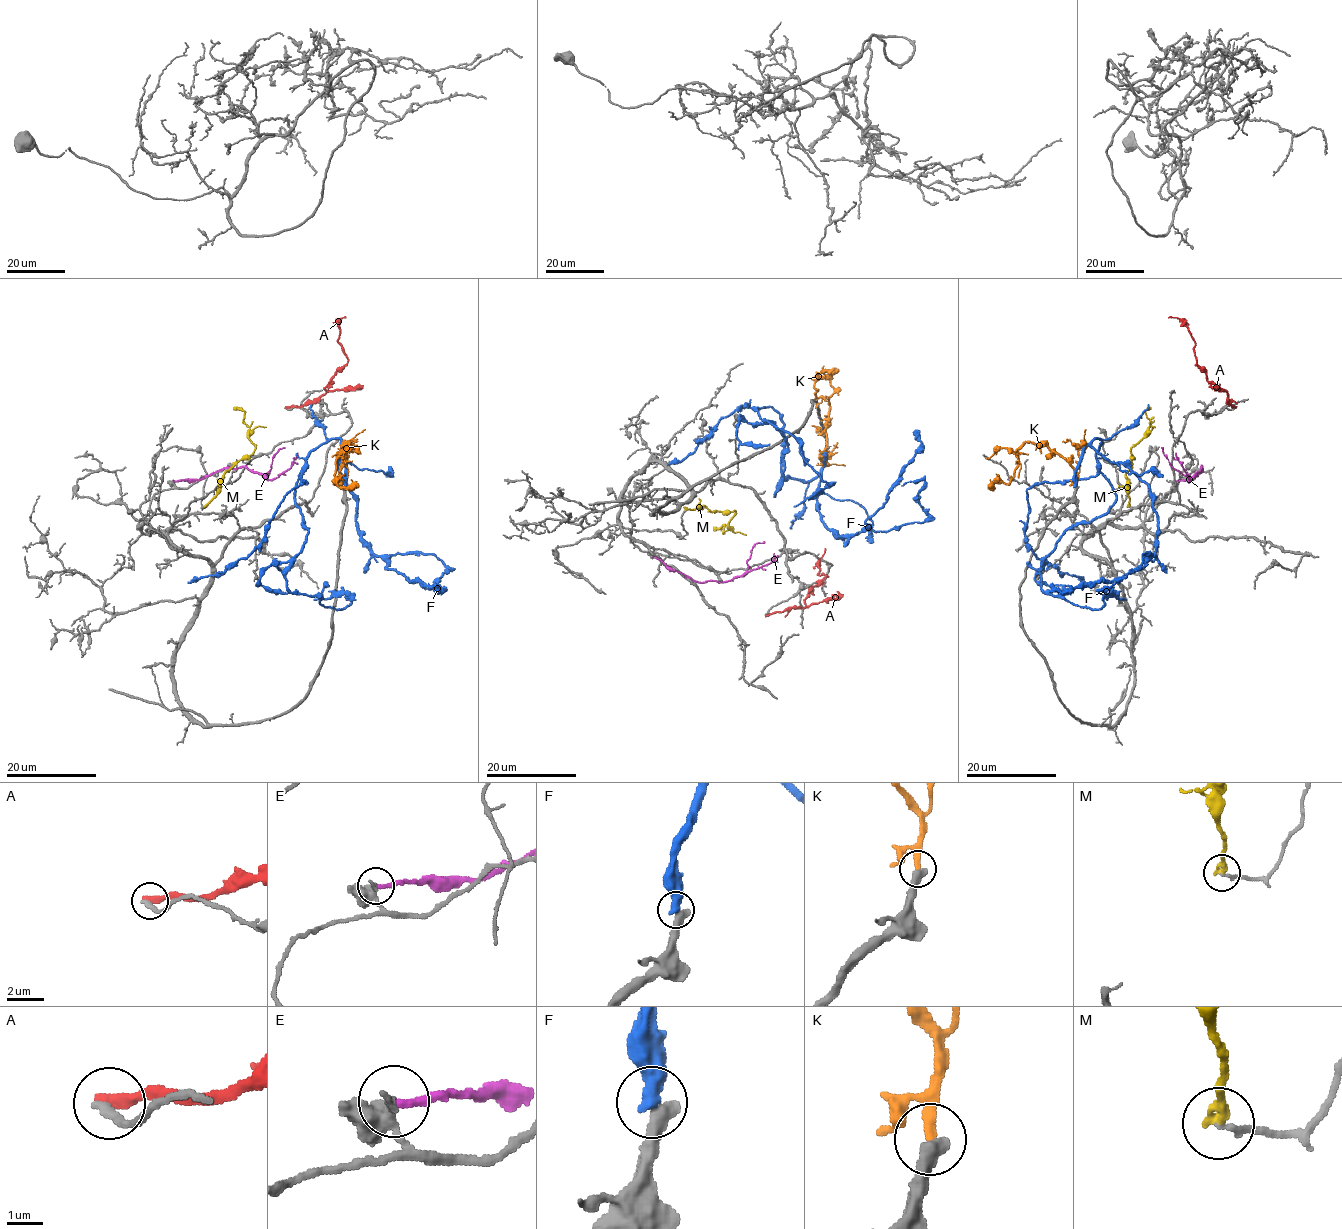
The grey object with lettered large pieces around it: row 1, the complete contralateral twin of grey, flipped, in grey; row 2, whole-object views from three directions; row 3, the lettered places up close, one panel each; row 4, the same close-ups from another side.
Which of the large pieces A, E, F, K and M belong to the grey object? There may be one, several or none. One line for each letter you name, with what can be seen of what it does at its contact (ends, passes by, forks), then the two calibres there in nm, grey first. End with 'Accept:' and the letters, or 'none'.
Accept: none

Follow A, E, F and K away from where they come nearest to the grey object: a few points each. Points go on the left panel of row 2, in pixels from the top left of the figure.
A: (287, 407), (316, 401), (347, 363), (348, 357), (338, 341), (339, 320), (344, 318)
E: (174, 481), (197, 480), (222, 469), (246, 467), (268, 477), (272, 456), (285, 447)
F: (344, 486), (332, 438), (297, 481), (307, 533), (286, 586), (334, 609), (351, 602), (314, 600)
K: (342, 486), (340, 468), (349, 442), (335, 462), (338, 481), (334, 483), (340, 487), (358, 483)

